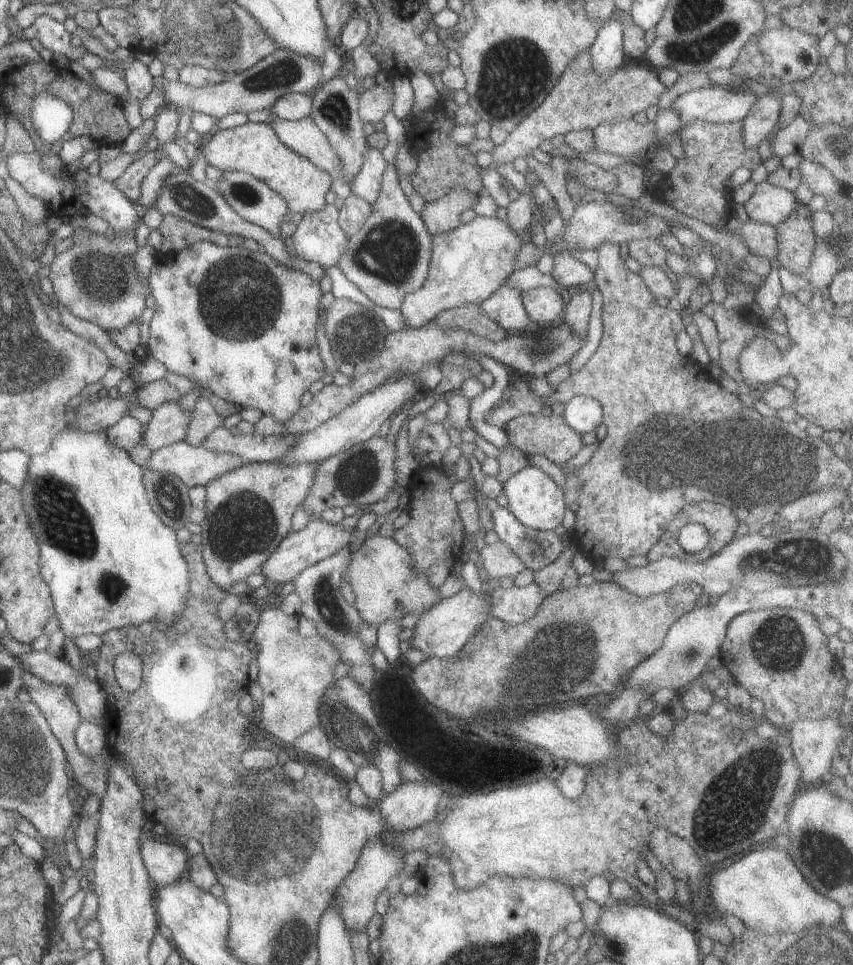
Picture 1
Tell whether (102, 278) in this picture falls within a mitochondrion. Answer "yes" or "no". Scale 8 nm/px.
yes

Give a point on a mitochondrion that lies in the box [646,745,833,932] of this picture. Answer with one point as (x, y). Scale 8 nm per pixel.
(743, 808)

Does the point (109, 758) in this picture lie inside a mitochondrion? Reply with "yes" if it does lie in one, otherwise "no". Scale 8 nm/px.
no

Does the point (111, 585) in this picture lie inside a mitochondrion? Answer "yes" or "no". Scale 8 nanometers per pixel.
yes

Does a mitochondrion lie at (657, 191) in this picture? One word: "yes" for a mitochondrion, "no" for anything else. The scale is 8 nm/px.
no

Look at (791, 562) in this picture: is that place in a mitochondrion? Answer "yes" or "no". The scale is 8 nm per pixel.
yes

